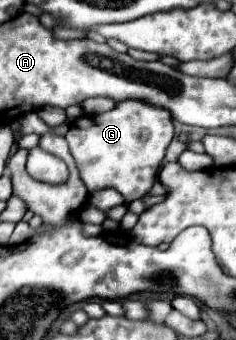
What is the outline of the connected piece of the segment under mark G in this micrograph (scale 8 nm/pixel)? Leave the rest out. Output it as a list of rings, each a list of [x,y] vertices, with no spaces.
[[[119,101],[107,113],[79,117],[65,137],[87,189],[93,193],[113,187],[131,203],[143,199],[157,181],[161,161],[175,131],[167,109],[157,109],[147,101]]]

